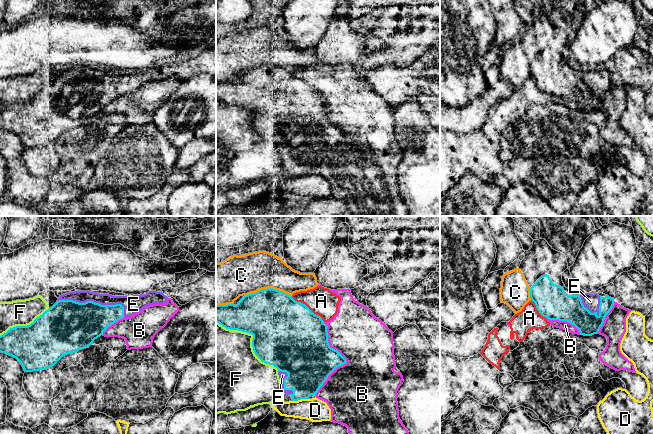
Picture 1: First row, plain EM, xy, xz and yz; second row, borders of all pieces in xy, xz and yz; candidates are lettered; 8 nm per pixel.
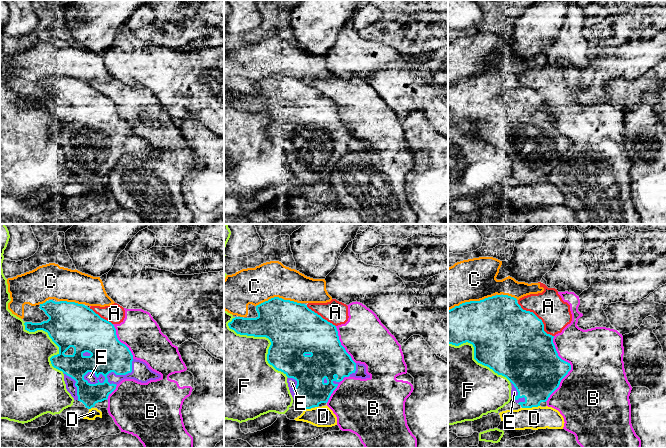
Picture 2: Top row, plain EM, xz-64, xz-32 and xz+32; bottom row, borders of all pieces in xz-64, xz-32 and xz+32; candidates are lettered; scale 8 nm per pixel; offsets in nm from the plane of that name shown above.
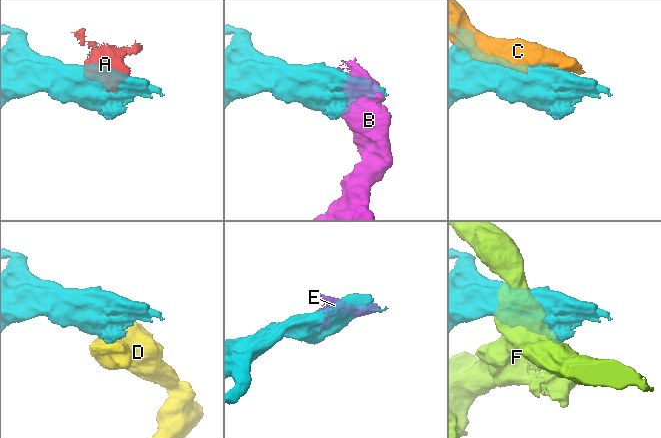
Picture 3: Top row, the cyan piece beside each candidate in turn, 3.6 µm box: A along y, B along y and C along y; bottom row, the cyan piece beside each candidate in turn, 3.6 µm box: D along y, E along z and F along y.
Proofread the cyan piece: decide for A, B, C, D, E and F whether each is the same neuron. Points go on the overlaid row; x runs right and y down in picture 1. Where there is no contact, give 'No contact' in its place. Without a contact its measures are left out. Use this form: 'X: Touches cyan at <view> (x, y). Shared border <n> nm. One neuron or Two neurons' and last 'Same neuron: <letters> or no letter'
A: Touches cyan at xz (307, 307). Shared border 340 nm. Two neurons
B: Touches cyan at xz (328, 344). Shared border 380 nm. Two neurons
C: Touches cyan at xz (268, 288). Shared border 380 nm. Two neurons
D: Touches cyan at xz (300, 399). Shared border 130 nm. Two neurons
E: Touches cyan at xy (94, 302). Shared border 550 nm. One neuron
F: Touches cyan at xz (253, 338). Shared border 650 nm. Two neurons
Same neuron: E

